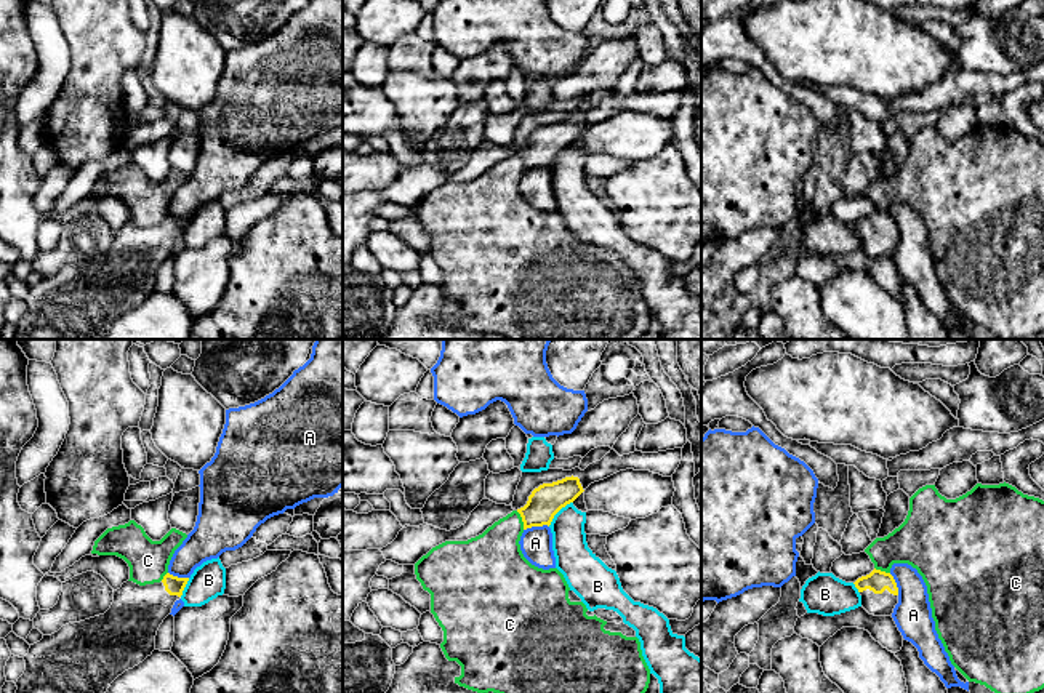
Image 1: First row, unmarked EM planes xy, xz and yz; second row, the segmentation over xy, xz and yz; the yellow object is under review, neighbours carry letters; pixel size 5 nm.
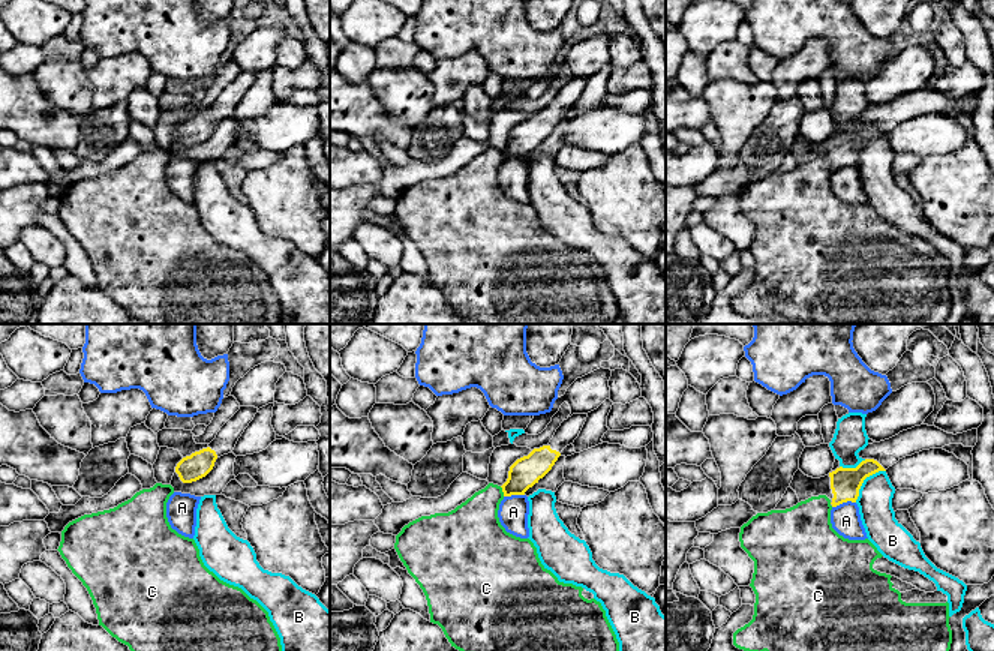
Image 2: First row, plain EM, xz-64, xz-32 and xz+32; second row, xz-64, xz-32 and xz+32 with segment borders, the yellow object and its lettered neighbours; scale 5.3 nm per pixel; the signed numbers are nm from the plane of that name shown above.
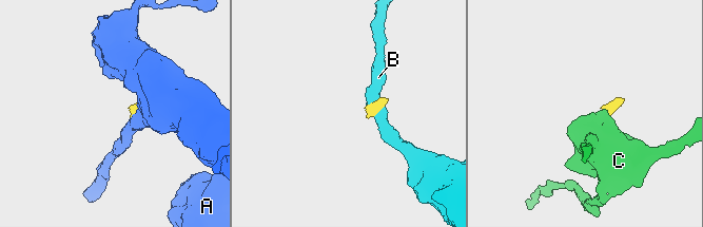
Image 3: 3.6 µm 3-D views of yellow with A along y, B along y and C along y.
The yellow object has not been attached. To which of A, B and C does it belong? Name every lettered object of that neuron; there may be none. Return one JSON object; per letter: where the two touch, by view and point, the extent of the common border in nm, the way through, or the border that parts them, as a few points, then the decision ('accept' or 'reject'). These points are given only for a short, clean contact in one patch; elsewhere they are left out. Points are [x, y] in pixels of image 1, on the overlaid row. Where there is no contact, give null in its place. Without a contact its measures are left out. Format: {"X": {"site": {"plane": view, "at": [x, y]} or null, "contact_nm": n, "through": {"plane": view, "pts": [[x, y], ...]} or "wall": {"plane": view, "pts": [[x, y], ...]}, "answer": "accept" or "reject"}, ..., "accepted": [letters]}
{"A": {"site": {"plane": "xz", "at": [535, 525]}, "contact_nm": 130, "wall": {"plane": "xz", "pts": [[548, 525], [532, 525], [524, 530]]}, "answer": "reject"}, "B": {"site": {"plane": "xz", "at": [558, 511]}, "contact_nm": 180, "wall": {"plane": "xz", "pts": [[572, 501], [548, 525]]}, "answer": "reject"}, "C": {"site": {"plane": "xz", "at": [522, 520]}, "contact_nm": 100, "wall": {"plane": "xz", "pts": [[516, 511], [524, 528]]}, "answer": "reject"}, "accepted": []}

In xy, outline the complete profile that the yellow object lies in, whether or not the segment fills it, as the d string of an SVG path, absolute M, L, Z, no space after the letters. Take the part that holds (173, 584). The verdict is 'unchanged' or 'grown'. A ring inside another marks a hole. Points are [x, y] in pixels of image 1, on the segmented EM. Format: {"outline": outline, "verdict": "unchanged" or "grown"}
{"outline": "M167 573L154 584L123 583L114 591L114 602L104 615L69 623L30 645L24 656L26 671L16 682L16 693L106 693L118 675L152 655L157 631L181 599L187 581L189 578Z", "verdict": "grown"}

